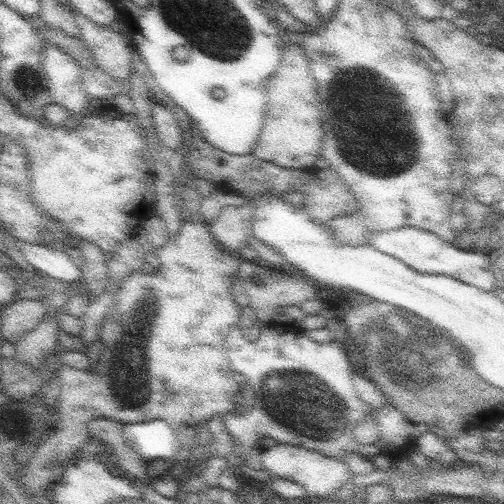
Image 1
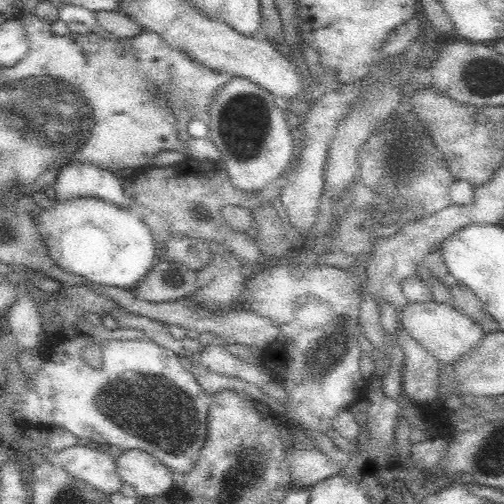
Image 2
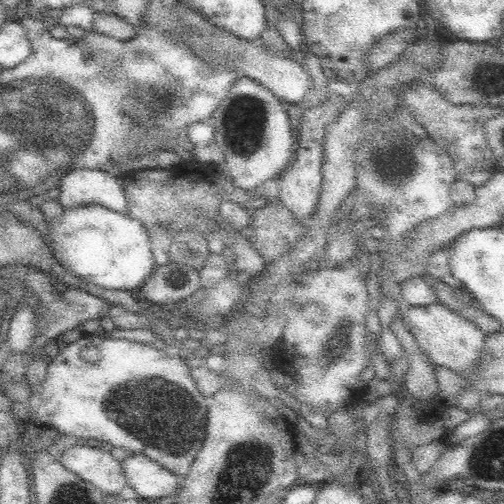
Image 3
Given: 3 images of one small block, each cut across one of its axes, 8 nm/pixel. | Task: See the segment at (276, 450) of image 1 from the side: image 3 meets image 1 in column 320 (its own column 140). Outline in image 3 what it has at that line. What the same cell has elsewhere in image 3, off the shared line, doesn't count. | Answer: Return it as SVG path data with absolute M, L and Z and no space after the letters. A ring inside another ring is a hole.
M132 452L122 462L126 484L136 490L138 498L166 498L176 496L182 486L180 478L168 472L162 464L142 452Z

